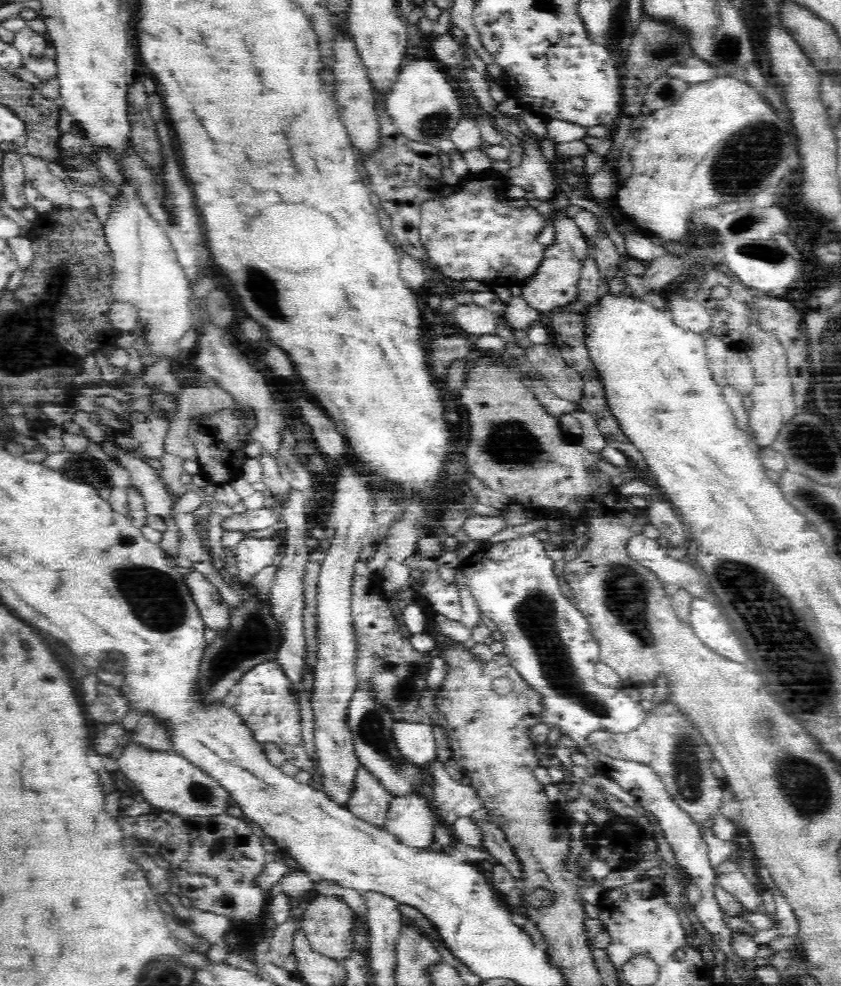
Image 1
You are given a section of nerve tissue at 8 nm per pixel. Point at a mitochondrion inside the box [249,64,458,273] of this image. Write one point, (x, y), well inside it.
(435, 123)

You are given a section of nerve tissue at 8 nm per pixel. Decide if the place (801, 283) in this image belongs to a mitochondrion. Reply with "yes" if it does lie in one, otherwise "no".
no

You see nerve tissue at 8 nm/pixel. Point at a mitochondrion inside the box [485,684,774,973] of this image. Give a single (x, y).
(685, 762)

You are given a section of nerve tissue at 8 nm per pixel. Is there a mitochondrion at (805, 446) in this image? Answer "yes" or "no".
yes

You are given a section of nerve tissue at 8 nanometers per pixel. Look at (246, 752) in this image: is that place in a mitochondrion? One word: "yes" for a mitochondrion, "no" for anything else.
no

